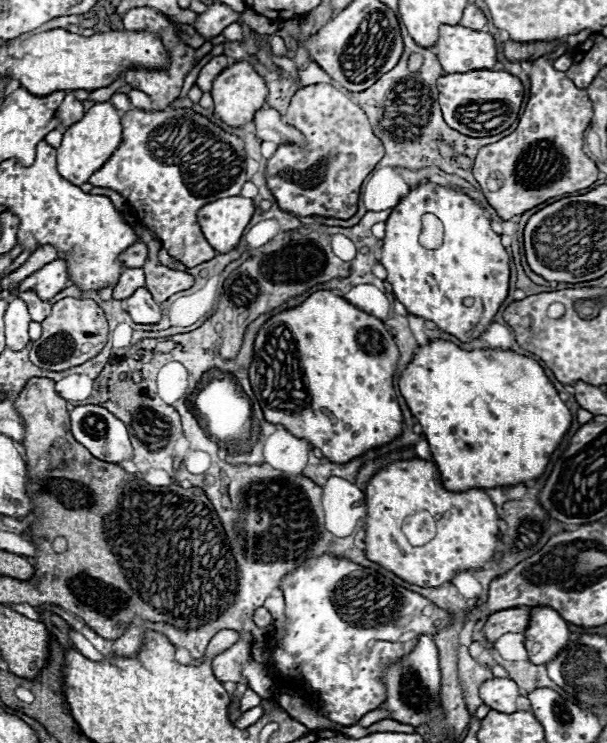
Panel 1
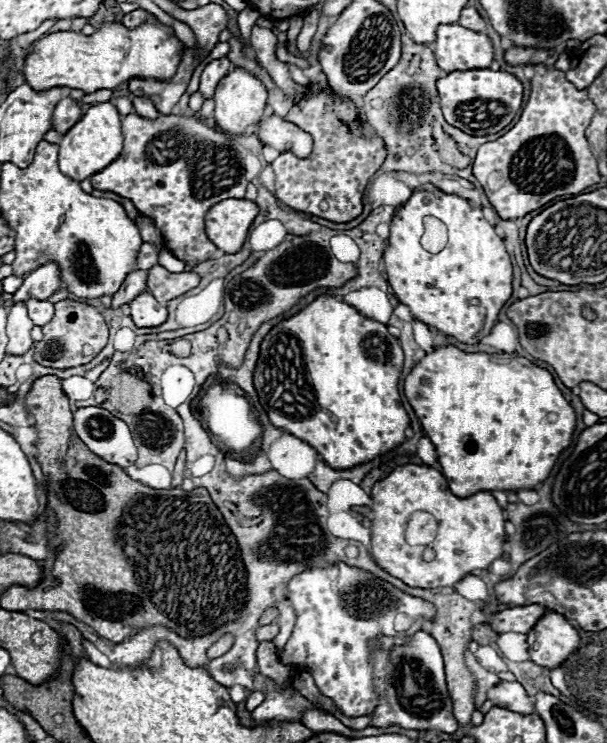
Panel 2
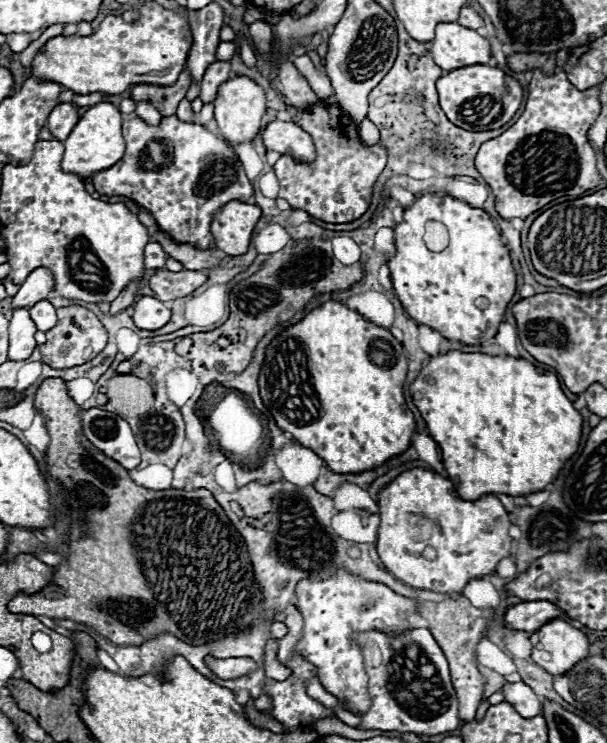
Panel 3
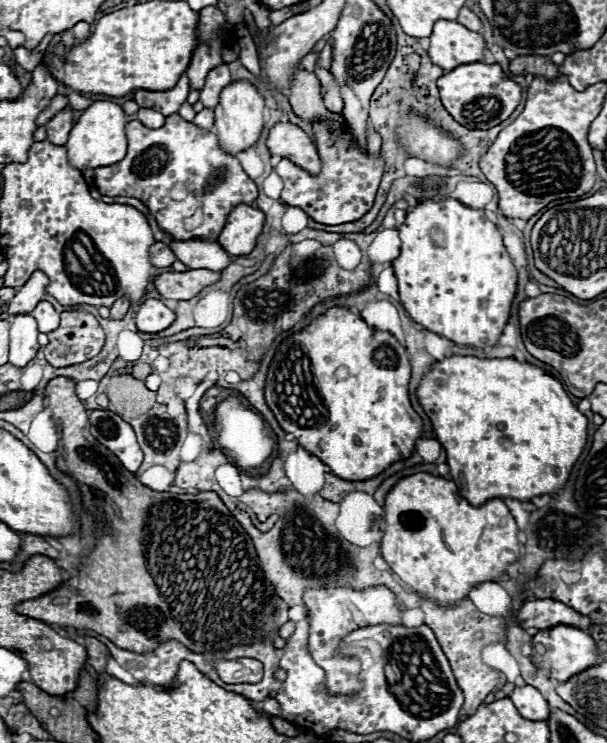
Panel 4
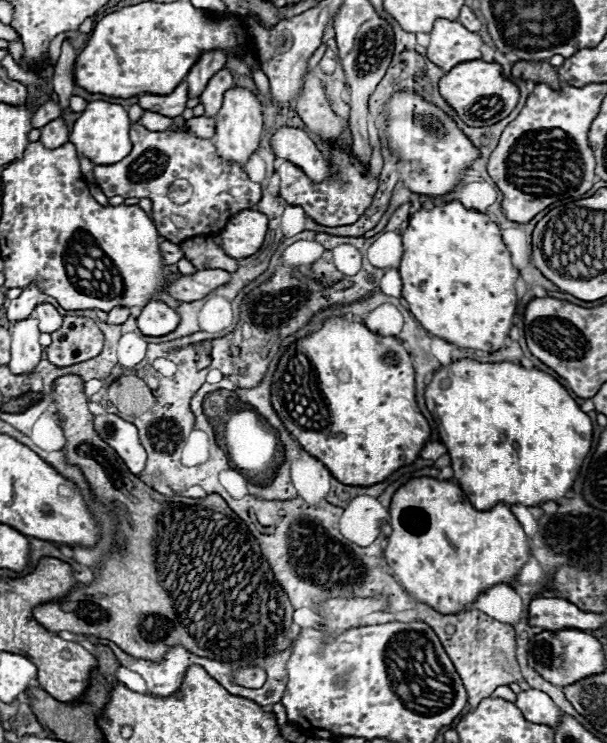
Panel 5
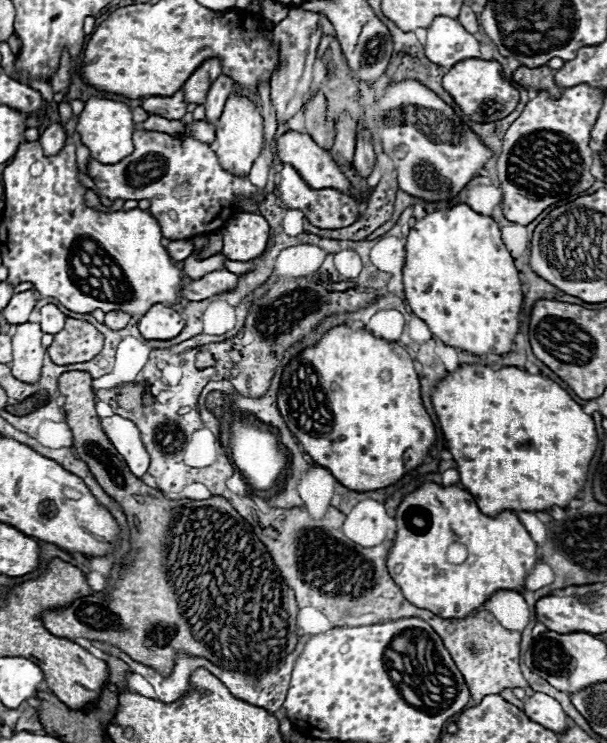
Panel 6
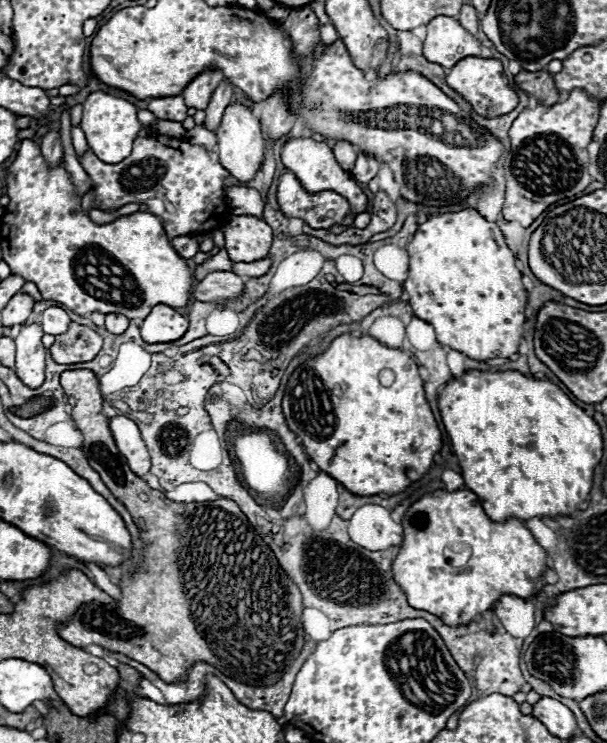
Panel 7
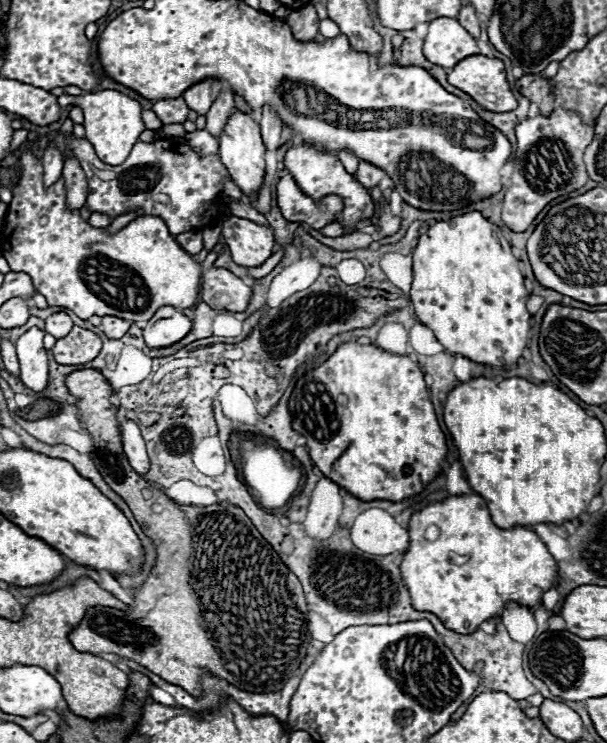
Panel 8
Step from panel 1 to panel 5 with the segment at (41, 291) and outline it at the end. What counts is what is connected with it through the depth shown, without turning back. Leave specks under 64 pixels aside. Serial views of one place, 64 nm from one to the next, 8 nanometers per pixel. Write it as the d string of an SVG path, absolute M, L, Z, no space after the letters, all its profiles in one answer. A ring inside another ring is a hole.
M30 284L28 288L22 290L22 294L14 300L8 302L6 306L6 316L10 322L18 322L18 320L26 320L30 316L30 312L38 306L38 296L40 296L40 288L36 284Z

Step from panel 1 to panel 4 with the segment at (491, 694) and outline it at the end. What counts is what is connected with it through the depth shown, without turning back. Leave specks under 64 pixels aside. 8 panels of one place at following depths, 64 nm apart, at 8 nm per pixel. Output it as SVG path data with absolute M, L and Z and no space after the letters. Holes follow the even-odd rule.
M516 686L514 692L510 694L512 702L516 704L518 712L526 718L526 720L550 720L552 708L548 706L546 698L532 686Z

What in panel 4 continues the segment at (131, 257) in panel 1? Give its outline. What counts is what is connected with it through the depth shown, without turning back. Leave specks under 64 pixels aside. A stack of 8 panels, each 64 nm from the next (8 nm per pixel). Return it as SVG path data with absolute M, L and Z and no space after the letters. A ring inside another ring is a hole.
M156 242L150 250L150 256L152 256L152 264L158 266L158 268L164 268L164 266L172 266L176 262L176 254L172 252L172 248L164 242Z

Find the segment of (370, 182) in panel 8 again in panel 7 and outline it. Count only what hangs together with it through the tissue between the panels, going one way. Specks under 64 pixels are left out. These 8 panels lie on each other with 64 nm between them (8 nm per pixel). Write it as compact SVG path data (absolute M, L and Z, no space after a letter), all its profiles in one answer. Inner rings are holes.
M358 154L358 160L356 160L356 166L352 170L352 176L362 182L362 184L368 184L372 178L376 178L380 172L380 164L374 160L374 158L368 158L366 154Z

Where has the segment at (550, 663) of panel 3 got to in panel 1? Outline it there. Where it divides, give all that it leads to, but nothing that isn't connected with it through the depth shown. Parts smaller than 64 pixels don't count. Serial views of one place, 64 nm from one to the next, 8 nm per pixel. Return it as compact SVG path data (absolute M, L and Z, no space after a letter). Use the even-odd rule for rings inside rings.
M548 606L532 608L532 618L524 636L528 658L536 664L552 662L570 642L566 620Z

